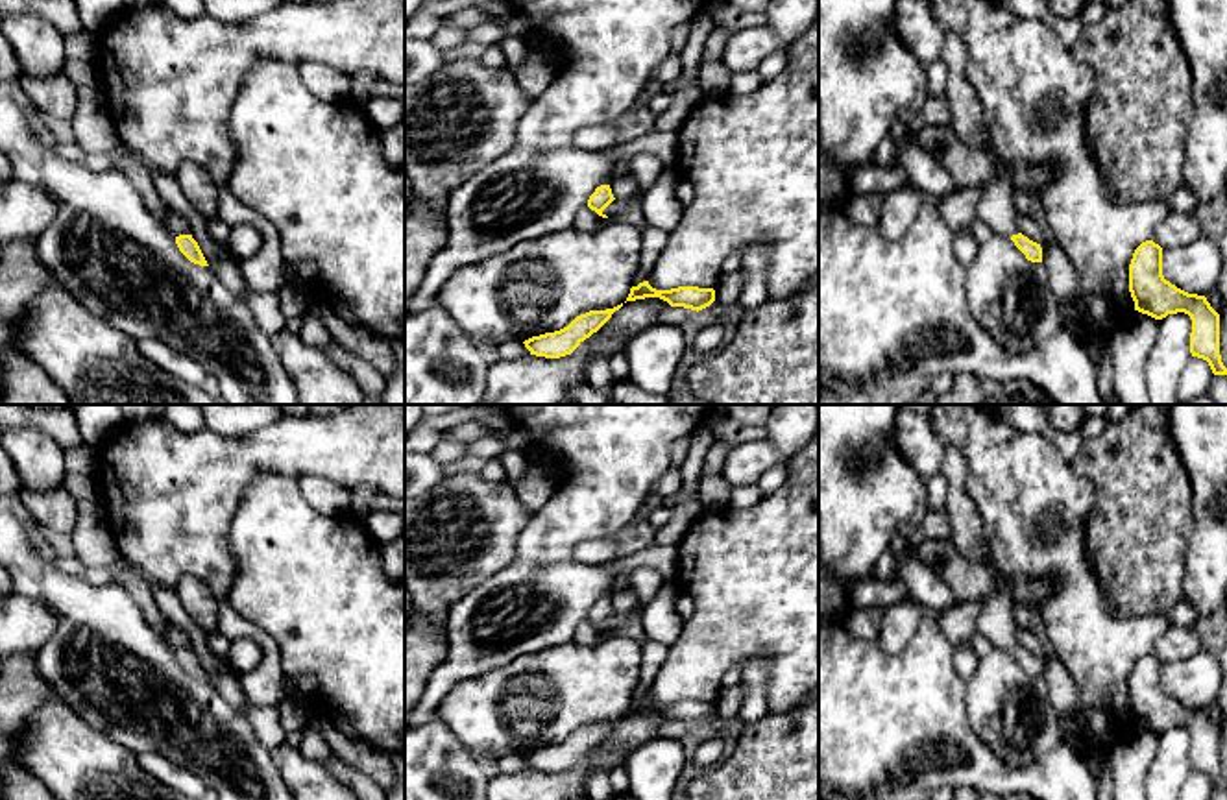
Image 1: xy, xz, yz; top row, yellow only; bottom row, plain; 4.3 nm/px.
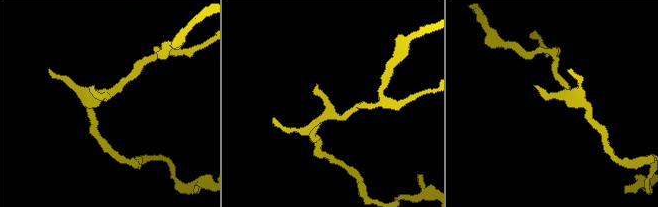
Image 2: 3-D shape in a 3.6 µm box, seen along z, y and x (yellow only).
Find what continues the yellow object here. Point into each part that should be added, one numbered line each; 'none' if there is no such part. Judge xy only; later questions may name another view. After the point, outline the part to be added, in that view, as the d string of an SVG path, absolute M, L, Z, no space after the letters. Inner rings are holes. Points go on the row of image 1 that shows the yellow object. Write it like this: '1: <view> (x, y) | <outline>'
none

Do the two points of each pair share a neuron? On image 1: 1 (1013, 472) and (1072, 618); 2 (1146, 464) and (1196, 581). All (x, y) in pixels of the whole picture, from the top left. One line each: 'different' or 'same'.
1: same
2: different

